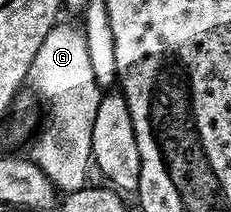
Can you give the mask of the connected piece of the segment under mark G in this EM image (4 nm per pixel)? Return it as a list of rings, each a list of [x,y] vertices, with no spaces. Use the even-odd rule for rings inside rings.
[[[59,23],[47,31],[47,39],[39,46],[27,78],[32,92],[42,102],[49,104],[49,122],[32,138],[27,157],[34,161],[51,179],[58,190],[66,194],[81,189],[90,180],[91,173],[91,127],[95,127],[95,111],[103,89],[96,82],[87,53],[87,39],[80,28]]]

